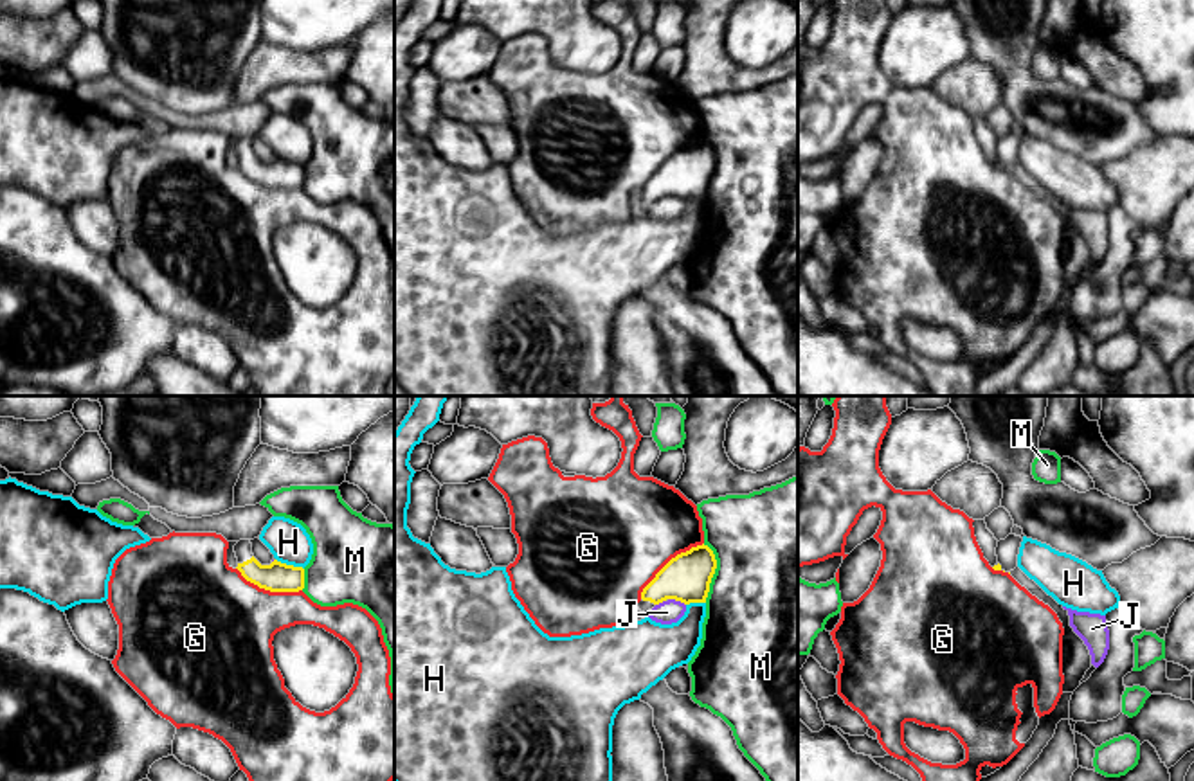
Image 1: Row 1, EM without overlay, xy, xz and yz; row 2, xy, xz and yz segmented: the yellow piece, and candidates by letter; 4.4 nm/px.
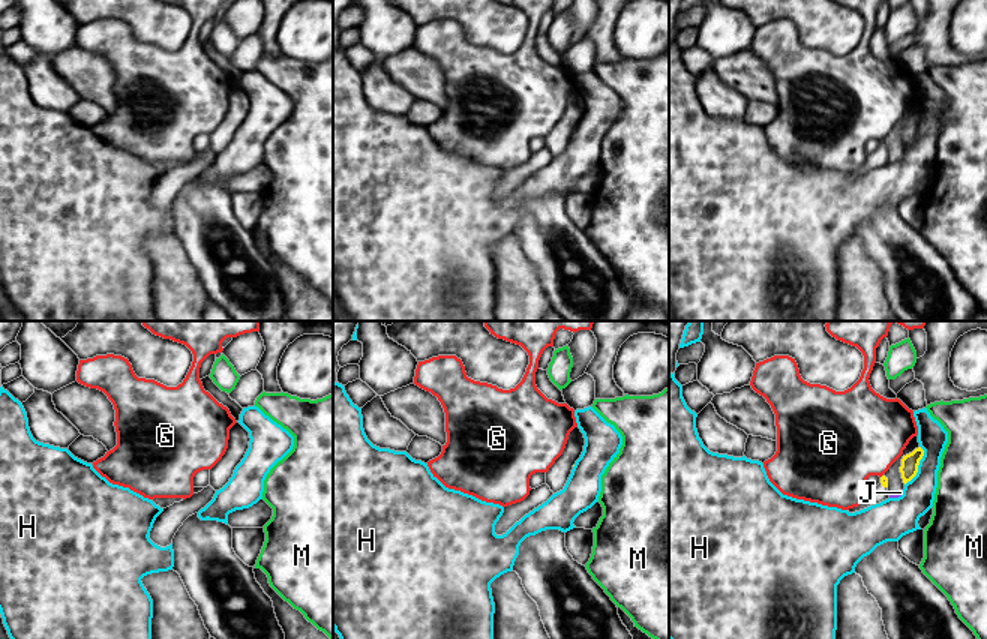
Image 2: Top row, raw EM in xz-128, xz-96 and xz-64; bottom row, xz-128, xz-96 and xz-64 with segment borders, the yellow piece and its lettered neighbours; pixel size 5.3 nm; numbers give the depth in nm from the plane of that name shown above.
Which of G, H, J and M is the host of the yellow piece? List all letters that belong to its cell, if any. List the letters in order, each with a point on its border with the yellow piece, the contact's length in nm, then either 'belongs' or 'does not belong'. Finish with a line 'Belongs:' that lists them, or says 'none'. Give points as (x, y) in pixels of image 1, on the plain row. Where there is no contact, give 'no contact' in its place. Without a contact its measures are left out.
G: contact xz (667, 161); length 380 nm; does not belong
H: contact xy (290, 162); length 140 nm; does not belong
J: contact xz (678, 197); length 90 nm; does not belong
M: contact xz (714, 170); length 260 nm; does not belong
Belongs: none

